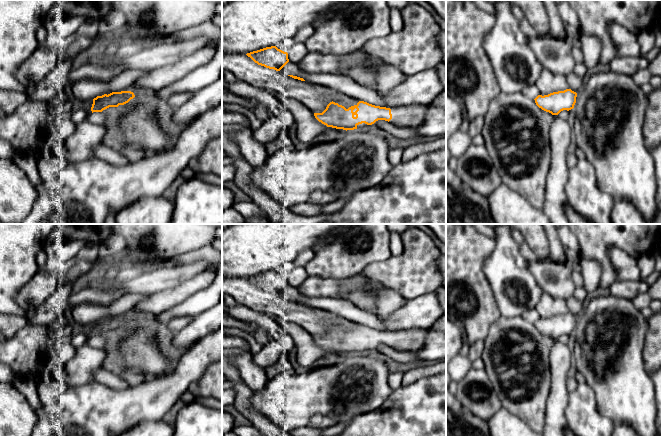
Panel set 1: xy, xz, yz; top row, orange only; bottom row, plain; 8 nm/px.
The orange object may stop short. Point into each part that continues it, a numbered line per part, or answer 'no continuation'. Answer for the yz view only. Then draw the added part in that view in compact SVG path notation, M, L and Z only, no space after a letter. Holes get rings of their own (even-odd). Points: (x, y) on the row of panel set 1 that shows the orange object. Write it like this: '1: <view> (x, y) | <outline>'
no continuation

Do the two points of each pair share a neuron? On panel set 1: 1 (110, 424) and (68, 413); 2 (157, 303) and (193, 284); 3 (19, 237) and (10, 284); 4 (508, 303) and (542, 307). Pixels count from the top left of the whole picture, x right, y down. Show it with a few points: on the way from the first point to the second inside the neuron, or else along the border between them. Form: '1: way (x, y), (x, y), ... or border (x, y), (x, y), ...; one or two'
1: way (100, 416), (78, 416); one
2: way (166, 300), (184, 290); one
3: way (15, 249), (15, 272); one
4: border (543, 292), (534, 307); two

